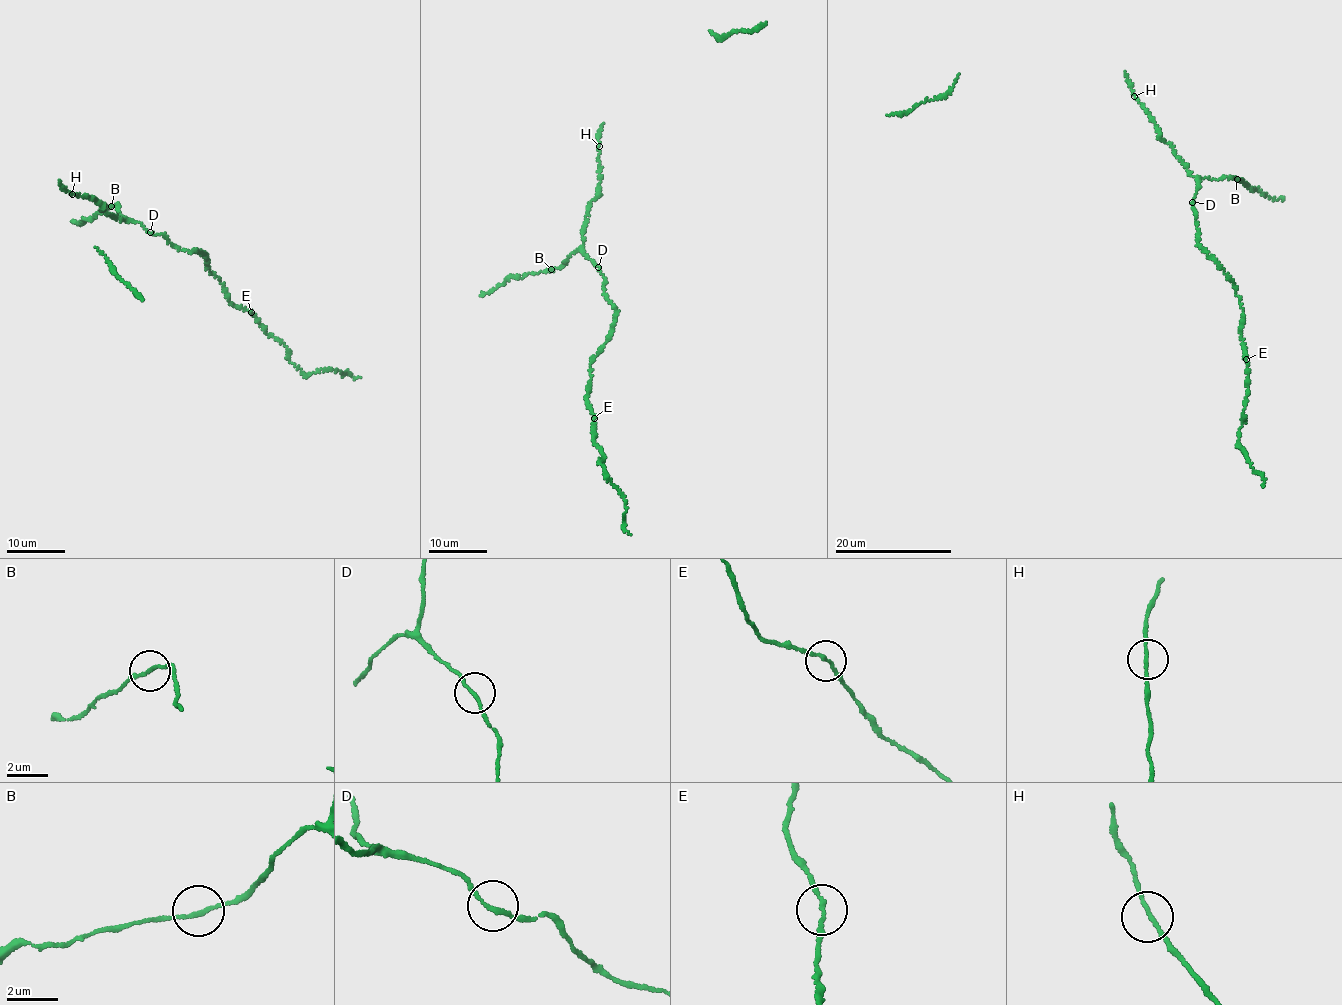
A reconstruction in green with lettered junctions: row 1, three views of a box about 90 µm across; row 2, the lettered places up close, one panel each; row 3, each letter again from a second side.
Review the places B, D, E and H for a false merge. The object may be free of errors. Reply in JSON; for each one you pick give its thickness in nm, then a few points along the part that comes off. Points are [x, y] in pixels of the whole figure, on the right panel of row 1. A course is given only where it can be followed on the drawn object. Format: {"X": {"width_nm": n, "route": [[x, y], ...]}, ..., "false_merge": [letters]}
{"false_merge": []}

